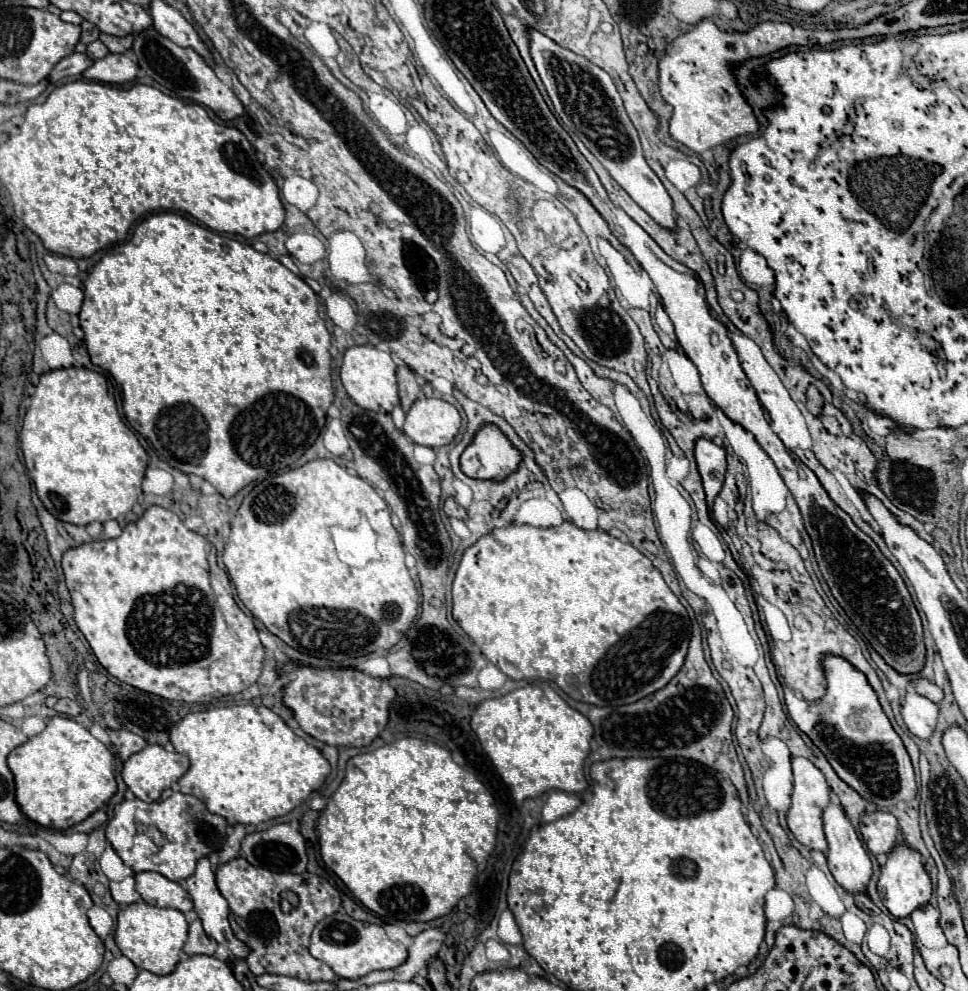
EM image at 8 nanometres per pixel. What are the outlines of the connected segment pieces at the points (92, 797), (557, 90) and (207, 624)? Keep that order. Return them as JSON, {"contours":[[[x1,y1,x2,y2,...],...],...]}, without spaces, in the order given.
{"contours":[[[55,716,47,728,7,756,15,776,15,802,23,816,43,828,67,830,97,812,117,790,113,754,81,724]],[[527,26,529,36,529,52,535,62,535,68,543,80,543,86,553,102,553,108,557,116,563,120,563,124,577,134,577,138,591,150,591,154,607,168,607,172,613,176,613,180,663,228,677,230,675,214,673,214,673,202,667,194,665,186,657,178,657,174,649,168,649,164,643,158,641,142,637,136,635,126,631,124,623,100,611,80,611,76,587,60,585,56,579,56,563,46,559,46,555,40,547,38,545,34,537,32,535,28]],[[149,506,147,510,145,510,145,514,139,518,139,520,135,520,135,522,131,522,131,524,127,524,125,528,123,528,123,534,121,536,117,536,117,538,109,538,109,540,95,540,95,542,85,542,85,544,81,544,81,546,77,546,77,548,71,548,71,550,67,550,65,554,63,554,63,560,61,560,61,566,63,566,63,574,65,574,65,584,67,584,67,588,69,588,69,594,71,594,71,602,73,602,73,608,75,608,75,624,77,624,77,628,81,630,81,634,87,638,87,642,89,642,89,646,91,646,91,650,93,650,93,654,97,656,97,660,101,662,101,666,111,674,111,676,115,676,115,678,119,678,121,682,127,682,127,684,131,684,131,686,135,686,135,688,139,688,139,690,143,690,143,692,149,692,149,694,157,694,157,696,161,696,161,698,165,698,165,700,181,700,181,702,186,702,189,704,209,704,213,701,213,698,219,698,219,696,227,696,227,694,237,694,237,692,243,692,247,686,251,686,251,684,255,684,257,682,257,678,259,678,259,674,261,674,261,666,263,666,263,658,265,658,265,650,263,650,263,646,261,646,261,642,259,642,259,638,257,638,257,632,253,632,247,640,241,640,241,638,237,638,231,630,229,630,229,626,227,626,227,622,225,622,225,618,223,618,223,614,221,614,221,610,219,610,219,606,217,606,217,602,215,602,215,596,213,596,213,590,211,590,211,584,209,584,209,564,207,564,207,538,205,536,201,536,201,534,197,534,197,532,193,532,193,530,189,530,183,522,181,522,181,518,175,514,175,512,171,512,171,510,167,510,167,508,161,508,161,506]]]}

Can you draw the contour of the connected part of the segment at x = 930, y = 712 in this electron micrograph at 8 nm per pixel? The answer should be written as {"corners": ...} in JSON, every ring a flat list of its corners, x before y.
{"corners":[[909,690,901,704,901,716,913,736,931,738,935,724,937,724,939,708,929,698]]}

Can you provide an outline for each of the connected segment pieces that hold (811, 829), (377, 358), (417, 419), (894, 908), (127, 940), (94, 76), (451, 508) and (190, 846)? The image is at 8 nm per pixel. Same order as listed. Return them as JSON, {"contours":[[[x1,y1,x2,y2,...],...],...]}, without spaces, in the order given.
{"contours":[[[793,758,793,792,791,792,791,808,787,810,787,826,793,832,793,836,809,850,815,848,815,850,827,852,821,812,829,802,831,802,829,784,825,782,823,772,807,758]],[[351,346,343,356,341,366,341,382,349,398,371,412,391,412,399,404,397,380,395,380,397,364,391,360,389,352,377,350,375,346]],[[425,398,413,402,411,410,405,416,403,432,415,442,429,448,447,446,459,432,461,416,445,400]],[[897,842,893,846,893,850,887,854,885,866,881,868,877,890,881,892,879,896,883,898,883,904,887,906,887,910,895,918,909,916,915,908,925,906,929,902,929,898,931,898,931,878,923,868,921,854,915,848,911,848,907,842,903,842,903,844]],[[135,902,121,908,117,916,115,942,119,950,143,970,153,974,169,974,179,962,179,952,187,940,187,920,179,910,173,908,157,908,145,902]],[[107,54,107,58,95,60,89,70,83,72,85,78,105,84,127,84,137,78,139,64,125,54]],[[447,498,445,500,445,506,443,506,443,510,445,510,445,514,449,516,449,518,459,518,459,520,467,520,467,510,465,508,461,508,453,498]],[[167,788,157,802,143,802,139,798,123,800,113,810,113,820,107,824,107,840,111,836,111,846,119,858,133,872,159,872,169,880,183,880,195,872,197,860,209,856,227,832,227,822,223,816,211,814,205,804,195,798]]]}

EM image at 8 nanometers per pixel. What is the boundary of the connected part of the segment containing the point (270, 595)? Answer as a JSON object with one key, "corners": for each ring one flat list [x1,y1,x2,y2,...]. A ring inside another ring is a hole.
{"corners":[[311,460,311,462,307,462,295,470,265,478,263,482,255,484,255,488,245,496,243,504,239,506,239,510,231,522,231,536,225,544,223,564,227,568,231,582,237,588,239,600,245,604,245,608,257,620,261,620,265,624,265,628,271,634,275,634,277,638,281,638,285,644,289,644,295,650,307,652,307,654,317,656,317,658,327,658,333,662,343,662,349,658,371,654,371,652,389,650,391,646,395,646,401,640,403,632,415,620,417,608,419,608,419,594,417,594,415,582,411,580,409,570,405,566,403,544,401,544,397,530,391,524,391,514,389,514,385,500,365,480,349,474,345,468,337,466,333,460]]}

